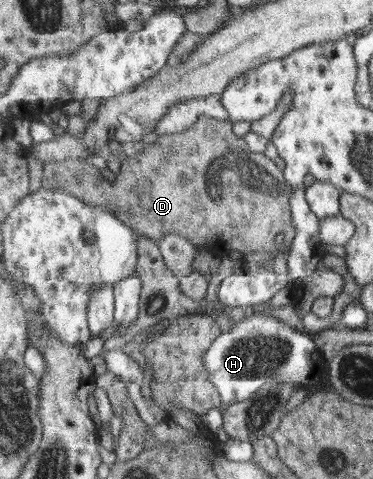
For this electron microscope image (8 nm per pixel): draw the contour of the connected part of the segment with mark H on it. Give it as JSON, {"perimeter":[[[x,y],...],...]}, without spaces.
{"perimeter":[[[265,305],[247,314],[240,322],[233,324],[230,330],[217,337],[204,353],[209,379],[218,388],[223,403],[231,405],[251,399],[271,381],[294,383],[296,387],[303,387],[306,389],[307,398],[315,398],[326,393],[323,387],[325,381],[330,381],[330,366],[323,360],[323,355],[315,347],[313,339],[309,334],[299,332],[293,326],[289,327],[287,323],[277,319],[271,313],[271,308],[272,306]]]}

